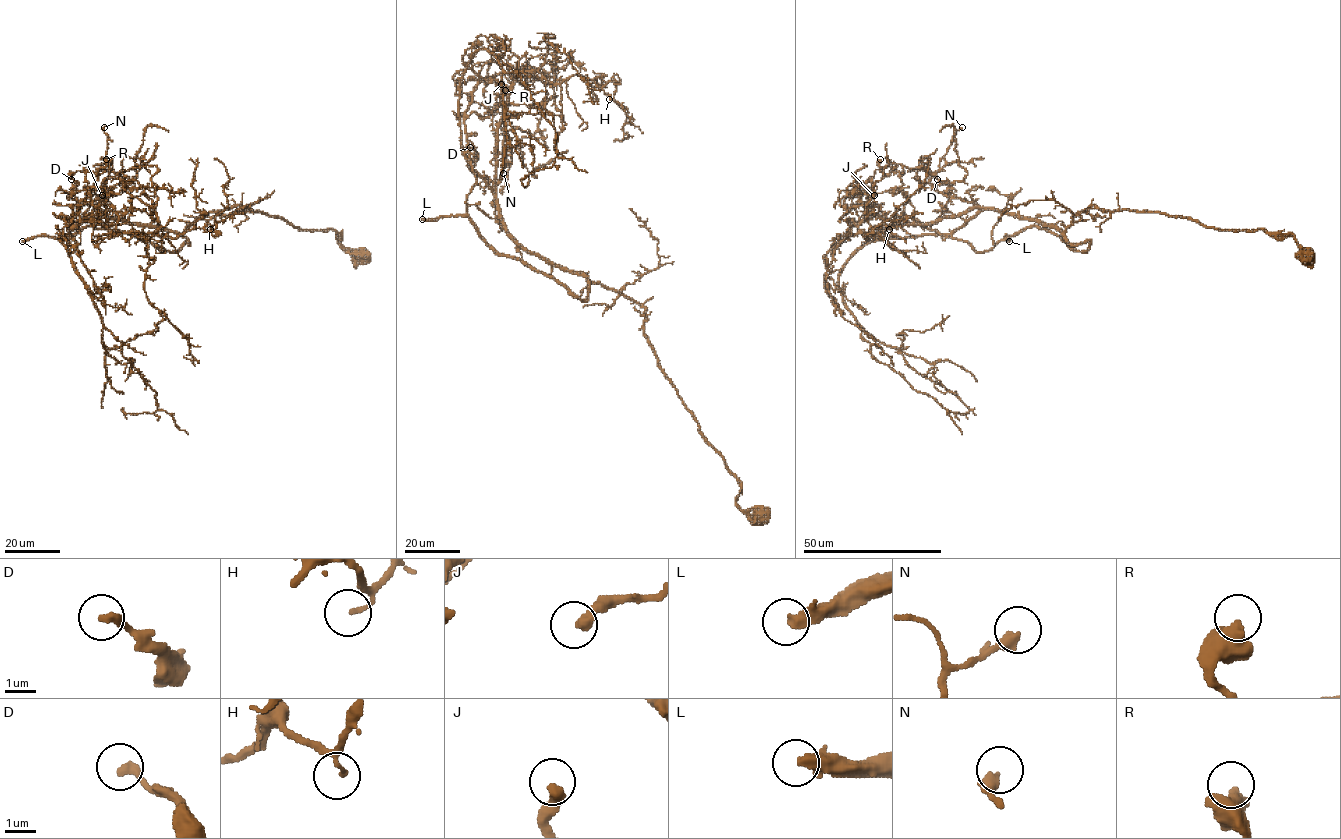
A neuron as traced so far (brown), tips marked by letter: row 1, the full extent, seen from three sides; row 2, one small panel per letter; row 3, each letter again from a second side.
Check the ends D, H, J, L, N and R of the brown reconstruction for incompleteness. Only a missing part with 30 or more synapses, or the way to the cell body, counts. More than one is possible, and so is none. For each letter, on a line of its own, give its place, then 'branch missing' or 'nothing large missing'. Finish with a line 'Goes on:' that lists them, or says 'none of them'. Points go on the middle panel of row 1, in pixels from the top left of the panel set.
D: place (470, 147); nothing large missing
H: place (609, 99); nothing large missing
J: place (501, 84); nothing large missing
L: place (422, 219); branch missing
N: place (503, 173); nothing large missing
R: place (505, 90); nothing large missing
Goes on: L

